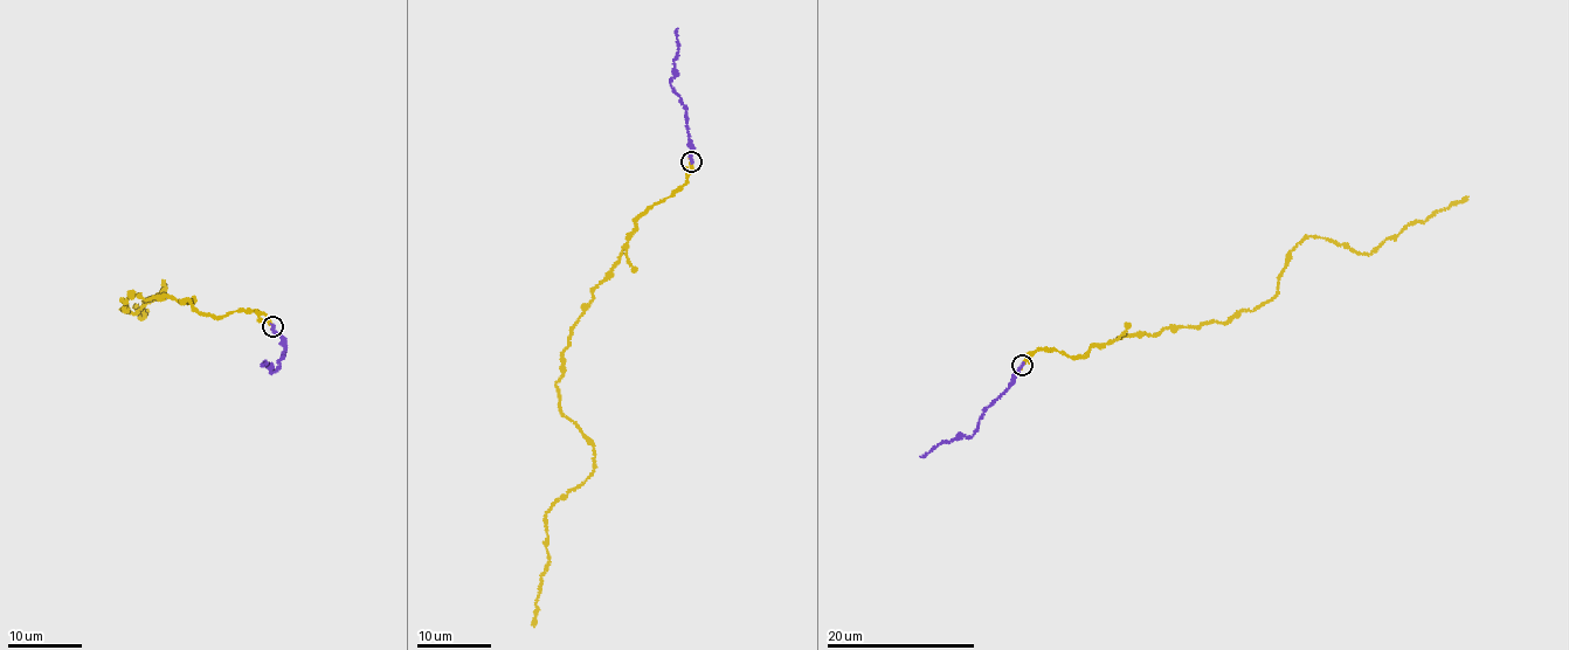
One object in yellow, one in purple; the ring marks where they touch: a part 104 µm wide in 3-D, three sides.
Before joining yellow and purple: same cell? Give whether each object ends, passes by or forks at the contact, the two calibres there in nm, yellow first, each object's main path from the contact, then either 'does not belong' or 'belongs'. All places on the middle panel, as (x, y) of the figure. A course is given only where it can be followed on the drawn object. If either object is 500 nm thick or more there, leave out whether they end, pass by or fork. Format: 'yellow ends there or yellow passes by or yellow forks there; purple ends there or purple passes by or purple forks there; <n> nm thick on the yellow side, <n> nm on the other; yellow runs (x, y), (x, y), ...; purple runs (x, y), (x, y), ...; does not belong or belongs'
yellow ends there; purple ends there; 70 nm thick on the yellow side, 240 nm on the other; yellow runs (691, 161), (685, 184), (638, 216), (567, 340), (560, 406), (595, 454), (589, 476), (546, 512), (533, 627); purple runs (691, 161), (685, 111), (670, 83), (677, 28); belongs

